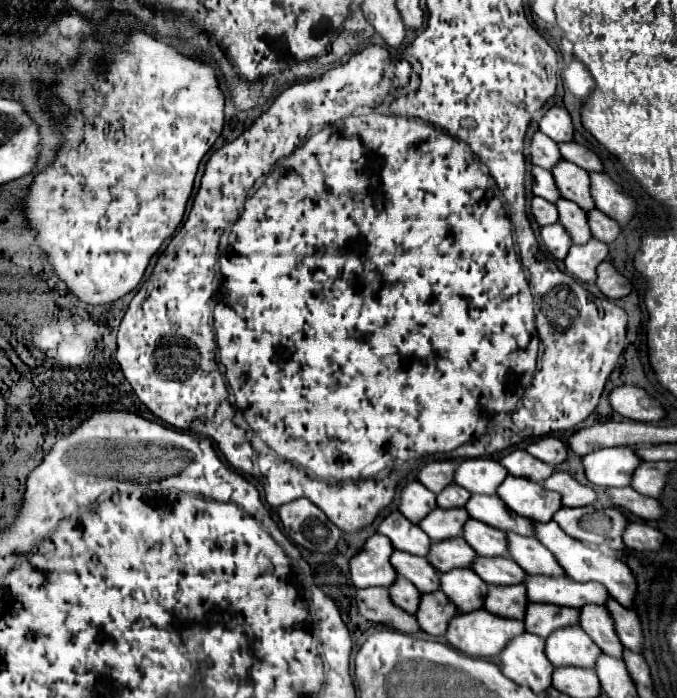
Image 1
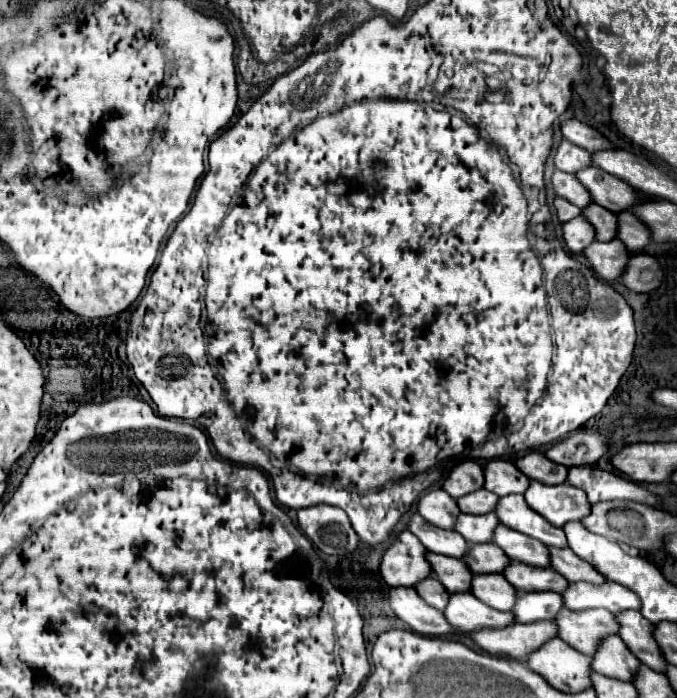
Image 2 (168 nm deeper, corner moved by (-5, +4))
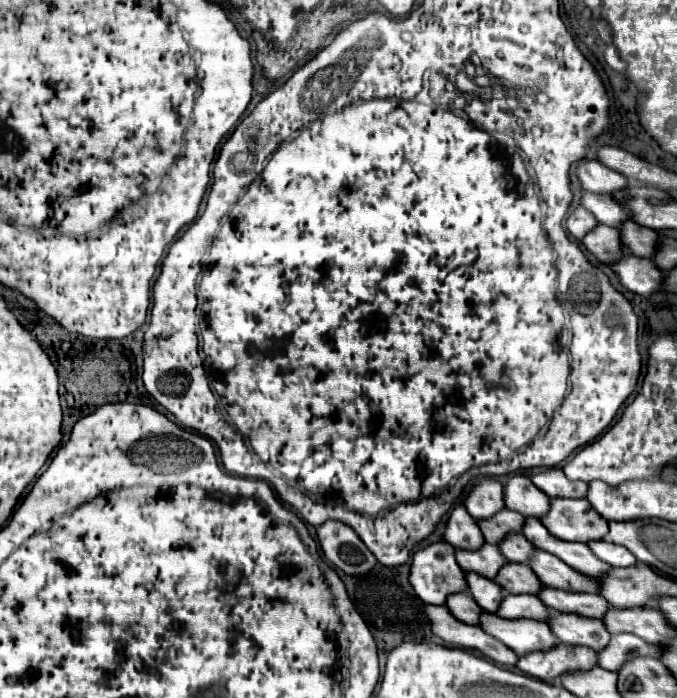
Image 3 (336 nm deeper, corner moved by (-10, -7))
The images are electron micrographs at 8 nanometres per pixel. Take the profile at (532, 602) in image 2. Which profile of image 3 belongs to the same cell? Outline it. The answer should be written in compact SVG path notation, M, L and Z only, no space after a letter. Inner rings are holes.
M552 611L546 619L550 623L550 631L560 643L570 645L586 645L594 651L606 647L610 635L600 619L584 619L582 615L574 613L560 613Z

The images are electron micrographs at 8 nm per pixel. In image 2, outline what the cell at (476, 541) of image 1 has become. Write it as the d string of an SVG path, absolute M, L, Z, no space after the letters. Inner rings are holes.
M503 524L497 526L493 542L497 542L499 548L503 548L505 554L513 562L523 562L523 564L537 566L537 568L549 568L551 566L549 548L545 544L541 544L539 540L535 540L531 536L525 536L521 532L505 528Z

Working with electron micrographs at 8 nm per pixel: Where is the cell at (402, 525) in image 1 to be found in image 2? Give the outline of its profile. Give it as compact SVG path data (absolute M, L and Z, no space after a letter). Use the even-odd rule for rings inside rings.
M415 514L409 522L409 530L421 538L421 542L425 544L425 548L429 552L435 554L445 554L445 556L453 556L453 558L461 558L465 556L465 552L469 550L467 540L455 532L455 530L439 530L433 528L425 518L421 518L419 514Z

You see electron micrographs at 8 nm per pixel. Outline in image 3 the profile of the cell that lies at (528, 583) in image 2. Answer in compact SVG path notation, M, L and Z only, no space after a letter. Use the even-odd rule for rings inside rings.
M544 587L536 595L538 595L538 599L542 599L542 603L548 609L564 611L564 613L578 613L584 617L596 617L598 619L608 609L608 603L598 595L562 591L562 589L554 589L554 587Z

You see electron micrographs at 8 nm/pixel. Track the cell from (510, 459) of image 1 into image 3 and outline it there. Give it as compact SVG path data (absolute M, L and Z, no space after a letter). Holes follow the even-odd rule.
M558 467L540 471L540 473L532 475L530 479L548 497L584 497L586 495L586 483L570 481Z

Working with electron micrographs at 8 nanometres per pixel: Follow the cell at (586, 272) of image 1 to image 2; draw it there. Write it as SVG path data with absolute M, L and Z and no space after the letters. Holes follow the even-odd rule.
M619 238L611 242L593 242L585 250L585 256L589 264L593 266L593 270L607 282L617 280L625 272L627 262L629 262L627 246L621 244Z

